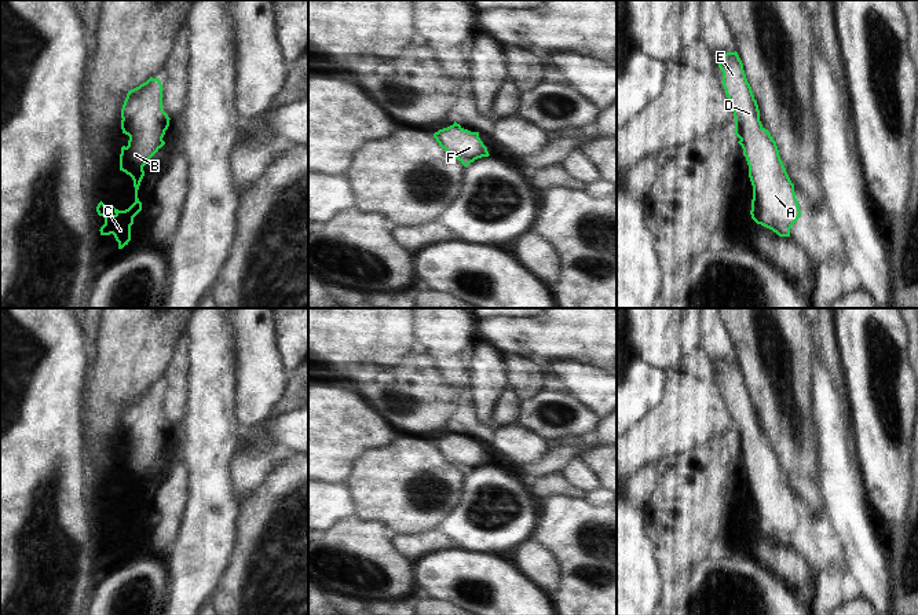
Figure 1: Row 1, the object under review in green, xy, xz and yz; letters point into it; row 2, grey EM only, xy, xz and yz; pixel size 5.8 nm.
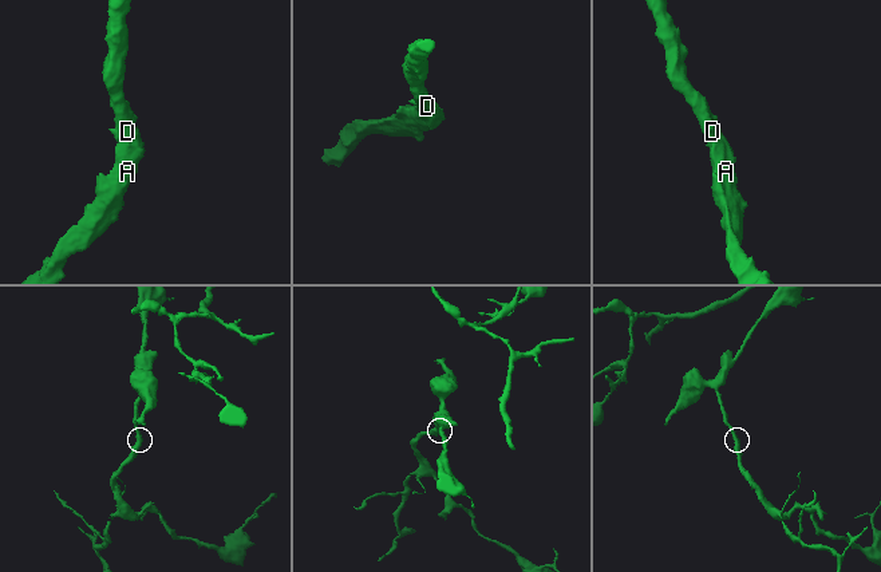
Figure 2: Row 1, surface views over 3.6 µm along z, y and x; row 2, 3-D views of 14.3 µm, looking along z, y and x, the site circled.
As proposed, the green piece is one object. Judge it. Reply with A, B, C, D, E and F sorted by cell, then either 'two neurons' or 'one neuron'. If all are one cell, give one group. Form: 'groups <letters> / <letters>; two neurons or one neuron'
groups A B C D E F; one neuron

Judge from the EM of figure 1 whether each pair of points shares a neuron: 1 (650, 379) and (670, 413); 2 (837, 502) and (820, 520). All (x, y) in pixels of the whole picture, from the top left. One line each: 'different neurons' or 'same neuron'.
1: different neurons
2: different neurons

